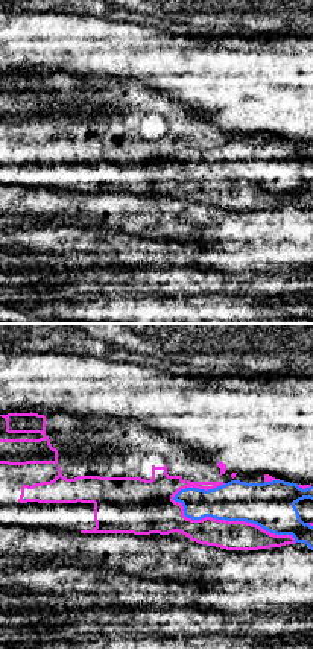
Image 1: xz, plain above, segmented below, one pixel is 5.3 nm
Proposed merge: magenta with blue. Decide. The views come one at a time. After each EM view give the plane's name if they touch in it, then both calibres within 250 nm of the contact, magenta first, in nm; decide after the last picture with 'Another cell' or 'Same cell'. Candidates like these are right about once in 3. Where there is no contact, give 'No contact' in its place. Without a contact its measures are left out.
Touches magenta in xz. Thickness 160 nm (magenta) against 260 nm

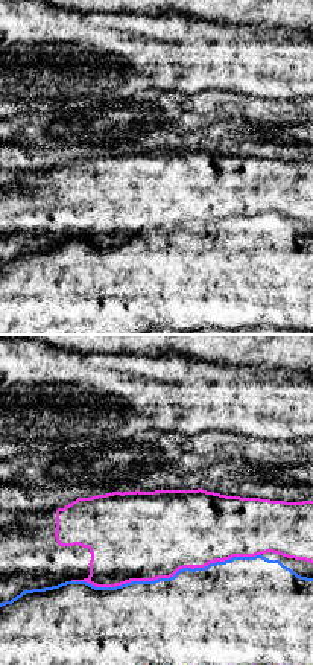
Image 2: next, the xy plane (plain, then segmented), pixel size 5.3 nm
Touches magenta in xy. Thickness 480 nm (magenta) against 480 nm

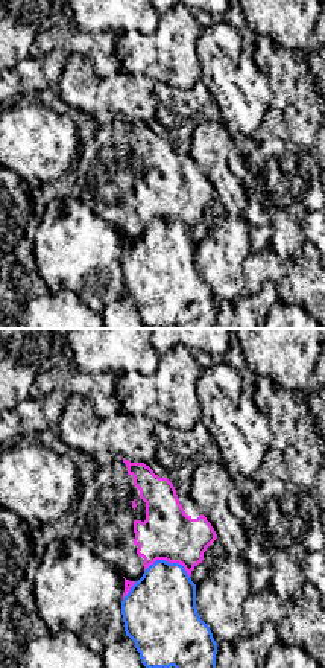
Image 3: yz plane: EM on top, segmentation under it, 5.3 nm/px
Touches magenta in yz. Thickness 280 nm (magenta) against 380 nm

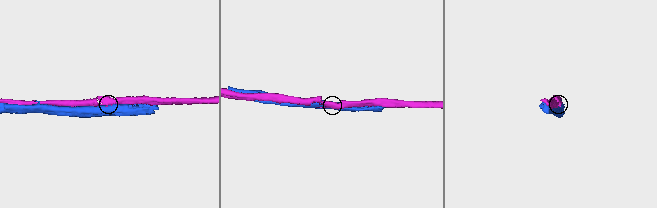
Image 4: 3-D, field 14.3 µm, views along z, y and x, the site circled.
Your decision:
Another cell

